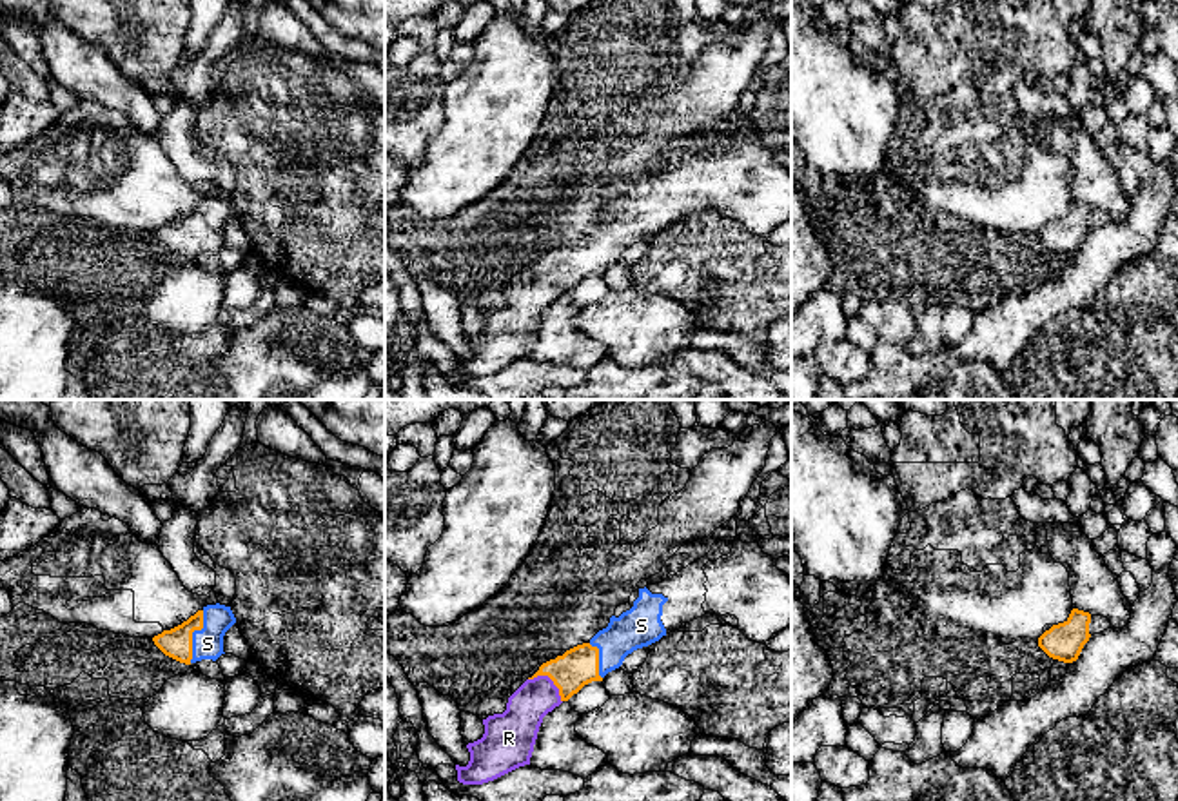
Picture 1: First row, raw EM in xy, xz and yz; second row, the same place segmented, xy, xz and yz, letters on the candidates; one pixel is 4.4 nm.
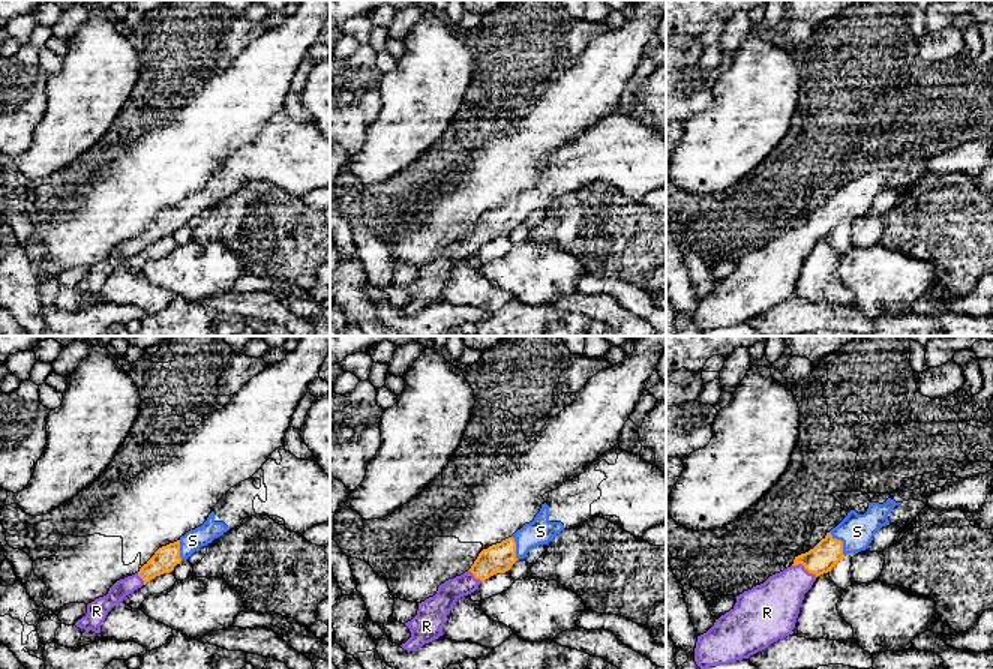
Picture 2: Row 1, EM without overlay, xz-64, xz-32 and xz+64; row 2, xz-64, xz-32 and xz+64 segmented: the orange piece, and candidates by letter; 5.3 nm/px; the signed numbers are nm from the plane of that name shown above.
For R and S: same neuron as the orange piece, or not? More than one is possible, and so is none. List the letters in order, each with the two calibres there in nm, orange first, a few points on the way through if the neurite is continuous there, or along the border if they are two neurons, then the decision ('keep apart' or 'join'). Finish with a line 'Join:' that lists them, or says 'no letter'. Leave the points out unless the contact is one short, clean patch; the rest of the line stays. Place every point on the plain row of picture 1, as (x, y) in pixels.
R: 170 nm thick on the orange side, 180 nm on the other; runs through xz (579, 258), (561, 271), (550, 271), (525, 302), (520, 316); join
S: 140 nm thick on the orange side, 140 nm on the other; runs through xy (176, 237), (182, 237), (191, 227), (207, 237); join
Join: R, S

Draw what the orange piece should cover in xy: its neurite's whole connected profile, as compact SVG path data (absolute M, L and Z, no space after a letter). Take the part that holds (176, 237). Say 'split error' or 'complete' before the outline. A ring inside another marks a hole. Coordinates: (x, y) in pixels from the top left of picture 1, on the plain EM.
split error; M207 198L182 218L154 229L154 238L169 251L191 258L216 254L223 245L223 229L236 216L231 200Z

